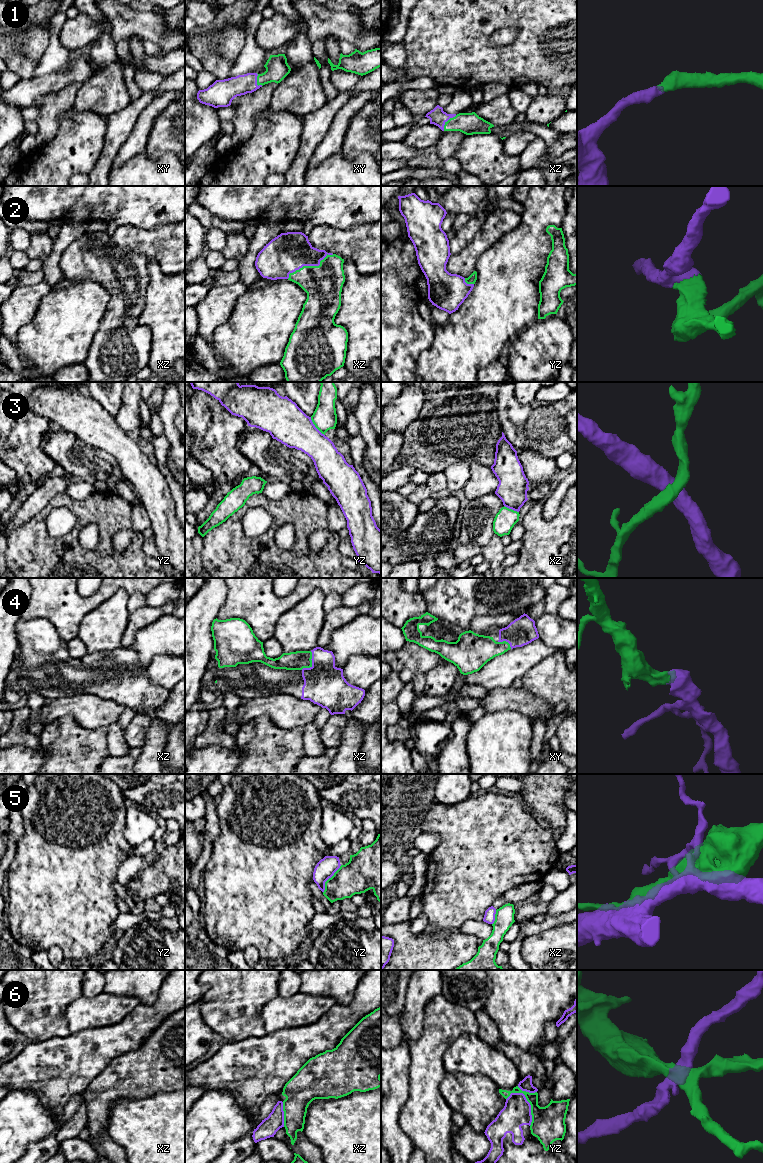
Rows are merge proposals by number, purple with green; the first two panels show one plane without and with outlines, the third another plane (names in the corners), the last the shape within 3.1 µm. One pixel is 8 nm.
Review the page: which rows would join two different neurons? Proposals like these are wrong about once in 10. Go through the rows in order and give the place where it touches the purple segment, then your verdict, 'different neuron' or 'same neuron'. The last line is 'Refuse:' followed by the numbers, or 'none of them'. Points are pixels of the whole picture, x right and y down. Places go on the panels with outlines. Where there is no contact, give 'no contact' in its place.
1: contact xz (447, 120); same neuron
2: contact xz (310, 265); same neuron
3: contact yz (314, 426); different neuron
4: contact xz (312, 663); same neuron
5: contact yz (328, 878); different neuron
6: contact yz (530, 1106); same neuron
Refuse: 3, 5

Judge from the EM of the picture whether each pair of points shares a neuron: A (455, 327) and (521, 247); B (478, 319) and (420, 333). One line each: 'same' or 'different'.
A: same
B: different

